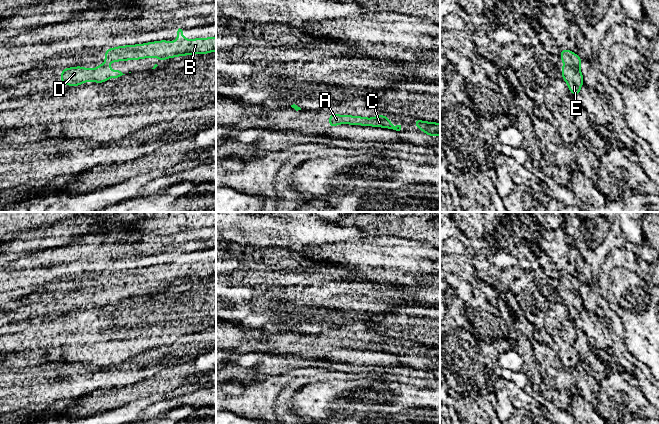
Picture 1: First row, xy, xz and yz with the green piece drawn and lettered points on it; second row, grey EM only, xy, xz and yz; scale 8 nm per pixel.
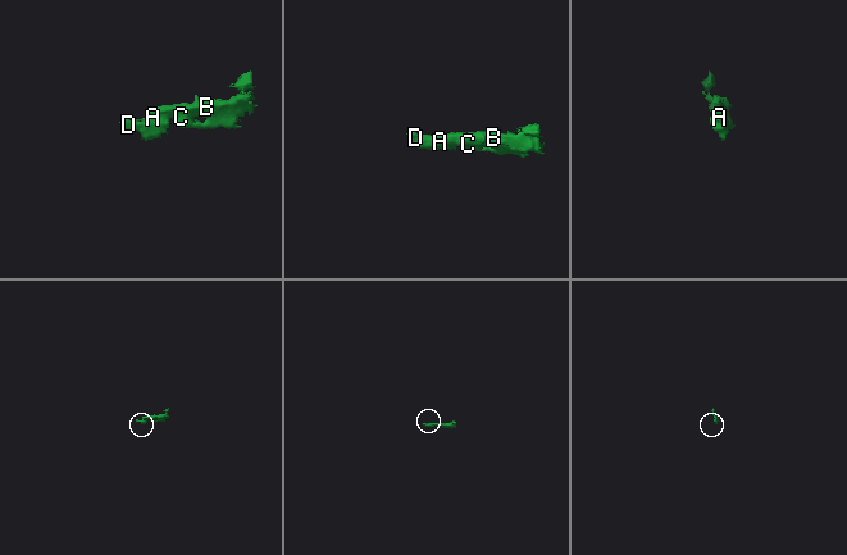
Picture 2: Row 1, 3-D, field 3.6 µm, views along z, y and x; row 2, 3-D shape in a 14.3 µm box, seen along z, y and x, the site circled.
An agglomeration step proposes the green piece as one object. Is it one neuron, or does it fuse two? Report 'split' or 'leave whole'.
leave whole

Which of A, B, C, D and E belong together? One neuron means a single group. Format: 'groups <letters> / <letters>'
groups A B C D E

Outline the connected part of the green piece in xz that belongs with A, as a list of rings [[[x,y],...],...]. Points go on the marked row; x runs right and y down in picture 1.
[[[329,113],[329,128],[332,129],[334,126],[338,124],[349,124],[349,125],[362,125],[362,126],[377,126],[384,127],[386,129],[393,129],[396,131],[401,130],[401,125],[392,125],[391,121],[387,118],[387,114],[385,116],[378,115],[374,118],[365,118],[361,116],[350,116],[350,115],[338,115]]]

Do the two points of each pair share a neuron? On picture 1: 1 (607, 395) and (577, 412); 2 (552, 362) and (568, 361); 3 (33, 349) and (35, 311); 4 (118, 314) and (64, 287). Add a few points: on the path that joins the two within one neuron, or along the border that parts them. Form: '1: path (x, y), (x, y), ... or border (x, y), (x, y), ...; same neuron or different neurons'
1: border (594, 406), (599, 413); different neurons
2: border (555, 350), (561, 362), (573, 371); different neurons
3: border (58, 312), (12, 322); different neurons
4: border (110, 303), (96, 308); different neurons

